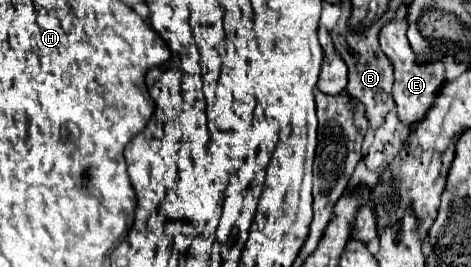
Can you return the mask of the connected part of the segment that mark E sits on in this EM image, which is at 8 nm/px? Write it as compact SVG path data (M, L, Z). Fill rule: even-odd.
M393 19L387 27L383 27L383 31L379 35L379 41L381 41L383 53L387 55L387 59L393 65L393 71L395 71L393 99L395 99L395 105L397 105L399 121L405 123L405 125L415 125L417 121L421 121L425 117L425 113L433 105L441 85L445 83L445 67L439 61L429 63L429 65L417 65L415 63L415 53L413 53L409 41L407 41L405 31L407 31L405 19L401 19L401 21Z

